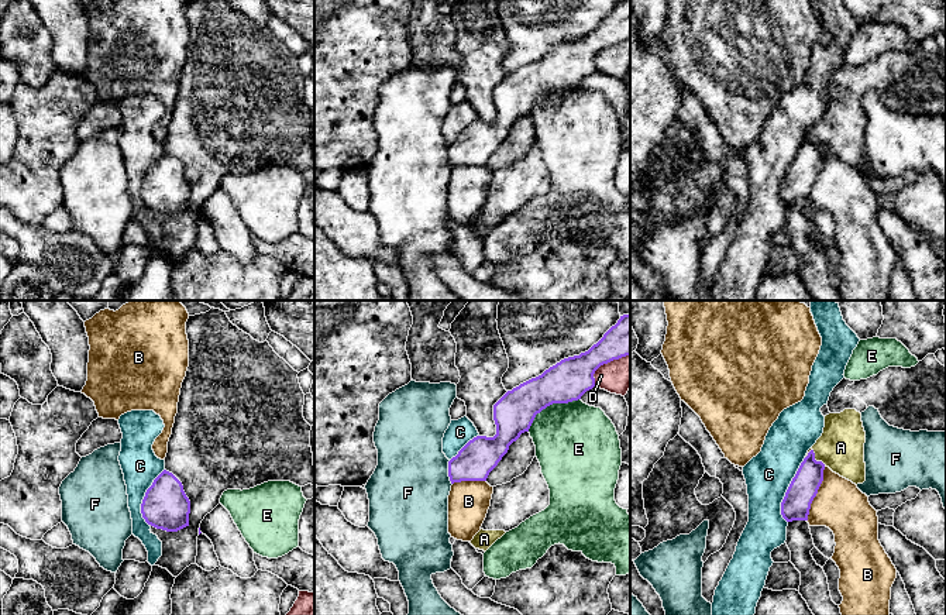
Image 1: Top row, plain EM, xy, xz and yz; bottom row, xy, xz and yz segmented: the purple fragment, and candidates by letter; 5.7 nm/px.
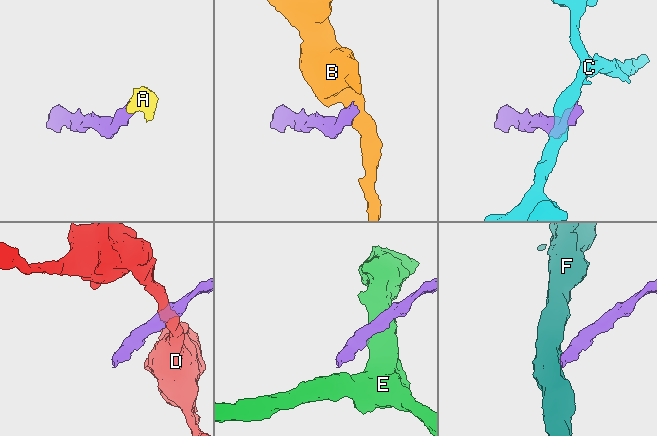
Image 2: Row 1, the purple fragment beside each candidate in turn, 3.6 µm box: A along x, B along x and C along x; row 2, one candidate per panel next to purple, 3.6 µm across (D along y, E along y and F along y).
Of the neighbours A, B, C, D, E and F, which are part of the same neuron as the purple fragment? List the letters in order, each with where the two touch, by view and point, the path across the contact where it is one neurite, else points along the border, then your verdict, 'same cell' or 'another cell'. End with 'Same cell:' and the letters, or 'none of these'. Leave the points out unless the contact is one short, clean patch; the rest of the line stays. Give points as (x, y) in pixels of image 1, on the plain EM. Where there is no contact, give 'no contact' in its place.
A: yz (814, 143) | same cell
B: yz (816, 177) | along yz (825, 150), (822, 167), (811, 188), (807, 205) | another cell
C: yz (787, 174) | another cell
D: xz (605, 47) | another cell
E: xz (550, 88) | another cell
F: xz (449, 157) | along xz (449, 144), (449, 164), (451, 168) | another cell
Same cell: A

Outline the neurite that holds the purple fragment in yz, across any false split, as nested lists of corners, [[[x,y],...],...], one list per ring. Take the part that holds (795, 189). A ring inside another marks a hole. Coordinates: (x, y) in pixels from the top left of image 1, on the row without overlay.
[[[811,134],[801,147],[781,186],[781,199],[787,206],[808,205],[811,188],[823,165],[825,148],[815,144]]]

